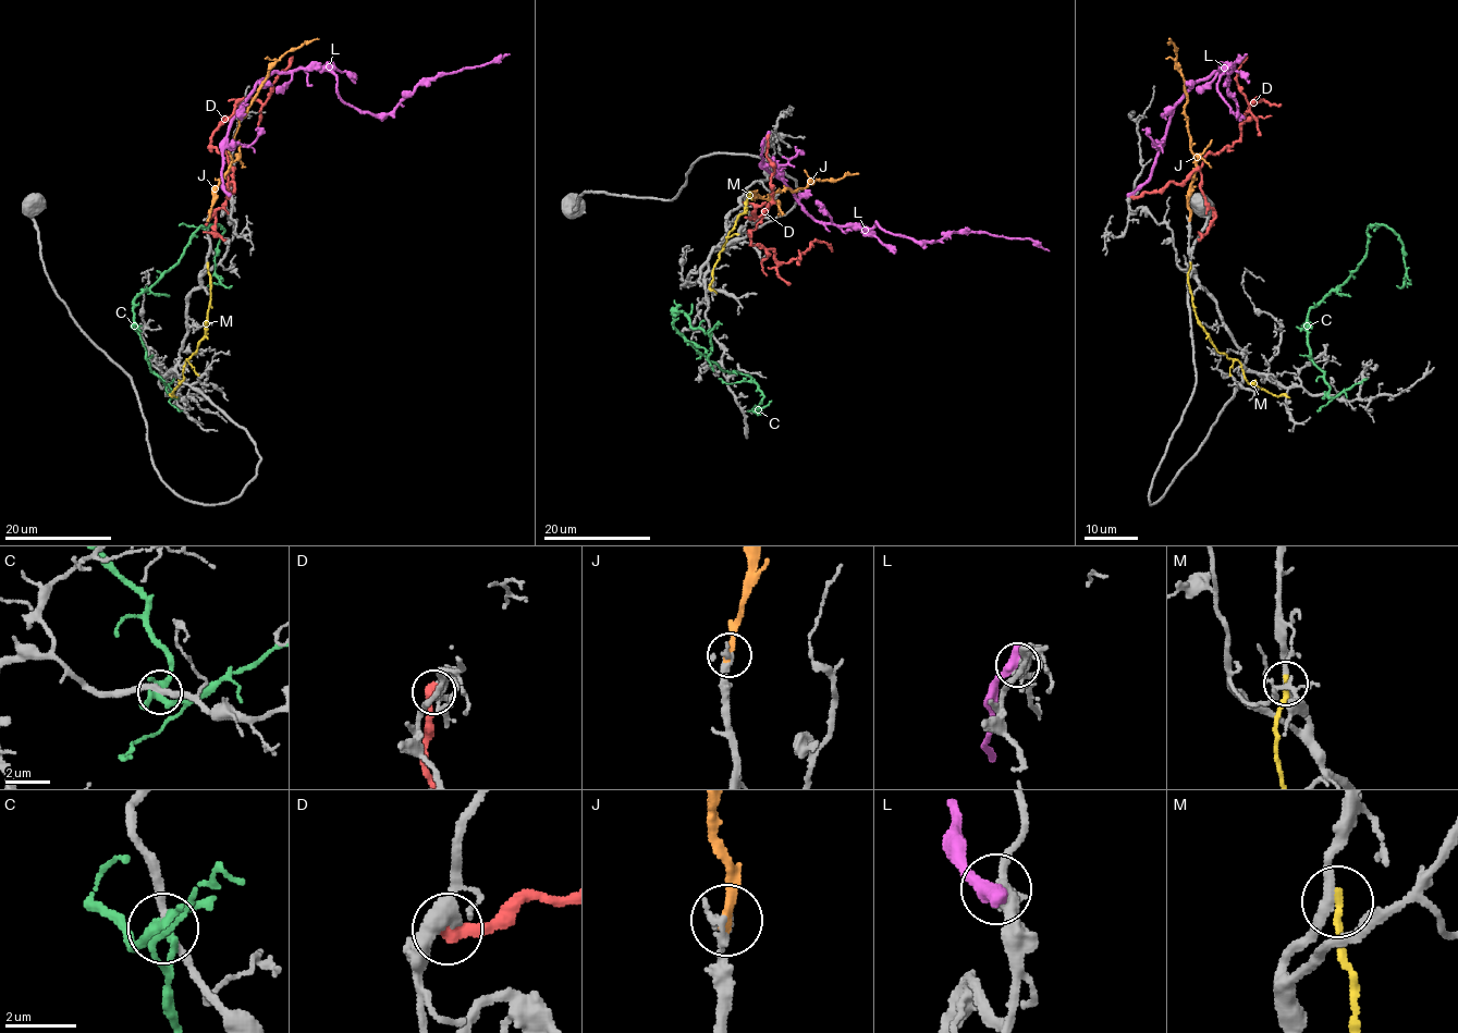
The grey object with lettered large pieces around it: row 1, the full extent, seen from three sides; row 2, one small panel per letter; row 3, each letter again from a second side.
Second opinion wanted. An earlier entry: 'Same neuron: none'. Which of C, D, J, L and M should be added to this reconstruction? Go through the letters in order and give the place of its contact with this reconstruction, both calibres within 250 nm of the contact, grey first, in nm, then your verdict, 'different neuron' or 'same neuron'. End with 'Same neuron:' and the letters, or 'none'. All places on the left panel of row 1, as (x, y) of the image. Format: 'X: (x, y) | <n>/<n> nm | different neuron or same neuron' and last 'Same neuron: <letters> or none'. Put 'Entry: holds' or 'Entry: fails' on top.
Entry: fails
C: (170, 395) | 240/300 nm | different neuron
D: (229, 197) | 320/420 nm | different neuron
J: (208, 219) | 190/320 nm | same neuron
L: (229, 194) | 360/550 nm | different neuron
M: (208, 265) | 260/240 nm | different neuron
Same neuron: J

